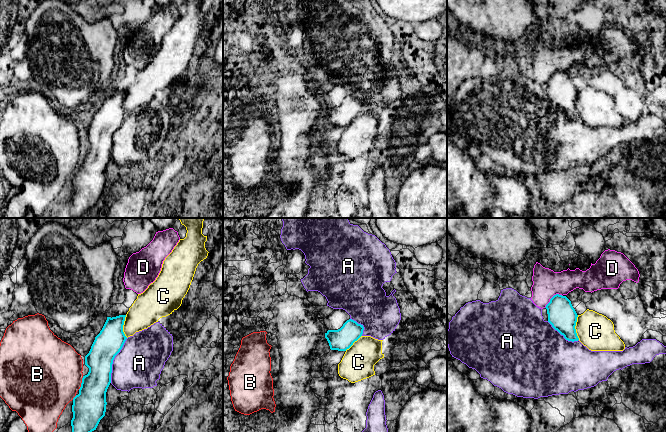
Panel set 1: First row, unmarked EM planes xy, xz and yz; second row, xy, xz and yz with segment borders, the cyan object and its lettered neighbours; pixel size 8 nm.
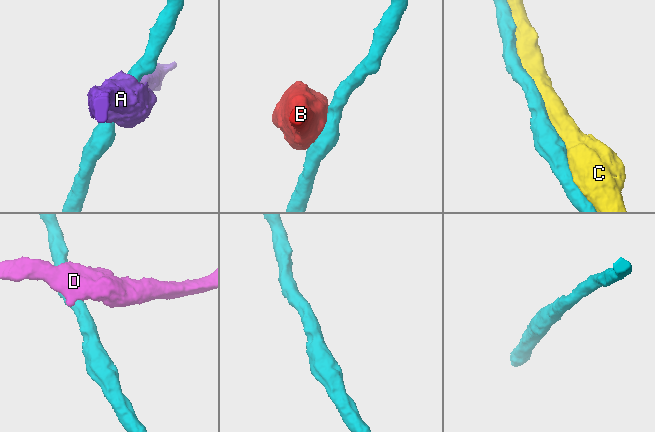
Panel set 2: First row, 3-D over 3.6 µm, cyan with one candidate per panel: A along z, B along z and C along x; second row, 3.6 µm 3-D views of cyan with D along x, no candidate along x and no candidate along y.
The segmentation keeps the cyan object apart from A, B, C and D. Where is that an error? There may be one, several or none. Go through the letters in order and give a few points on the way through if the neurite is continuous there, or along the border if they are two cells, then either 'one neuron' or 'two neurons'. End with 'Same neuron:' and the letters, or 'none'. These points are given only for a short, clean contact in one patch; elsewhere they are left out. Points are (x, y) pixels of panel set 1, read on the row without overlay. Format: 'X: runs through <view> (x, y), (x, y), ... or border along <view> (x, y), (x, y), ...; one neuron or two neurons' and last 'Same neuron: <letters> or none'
A: two neurons
B: two neurons
C: one neuron
D: two neurons
Same neuron: C

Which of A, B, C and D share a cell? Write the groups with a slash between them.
A / B / C / D

